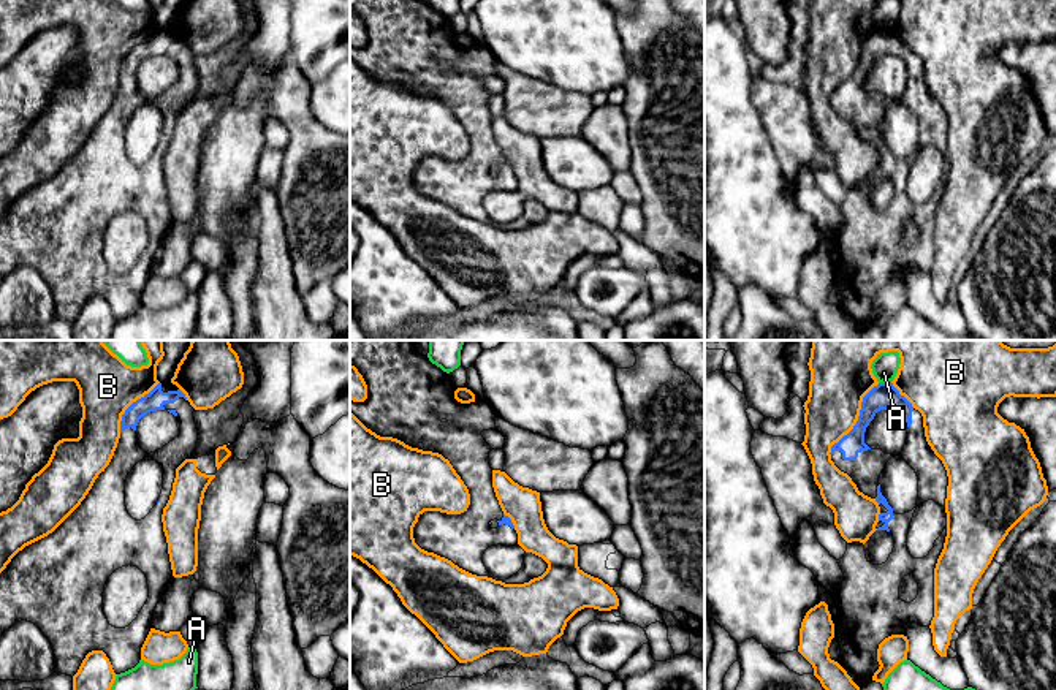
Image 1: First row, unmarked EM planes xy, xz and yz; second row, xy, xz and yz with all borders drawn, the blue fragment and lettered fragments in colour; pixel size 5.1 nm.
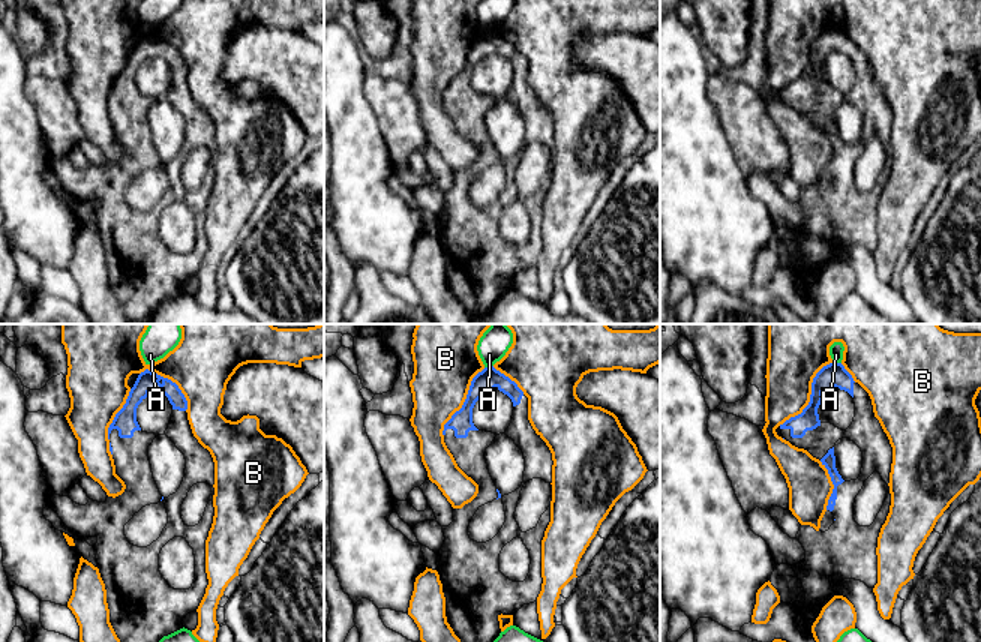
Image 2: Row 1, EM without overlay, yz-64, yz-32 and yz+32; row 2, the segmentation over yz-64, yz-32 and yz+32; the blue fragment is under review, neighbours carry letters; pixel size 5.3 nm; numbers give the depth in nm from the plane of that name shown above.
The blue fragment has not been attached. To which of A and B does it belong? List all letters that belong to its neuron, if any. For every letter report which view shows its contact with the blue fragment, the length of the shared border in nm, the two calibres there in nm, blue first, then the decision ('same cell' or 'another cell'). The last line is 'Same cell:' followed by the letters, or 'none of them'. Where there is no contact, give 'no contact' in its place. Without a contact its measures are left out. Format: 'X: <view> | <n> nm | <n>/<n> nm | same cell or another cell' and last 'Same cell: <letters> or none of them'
A: yz | 70 nm | 130/130 nm | another cell
B: yz | 440 nm | 130/280 nm | another cell
Same cell: none of them

